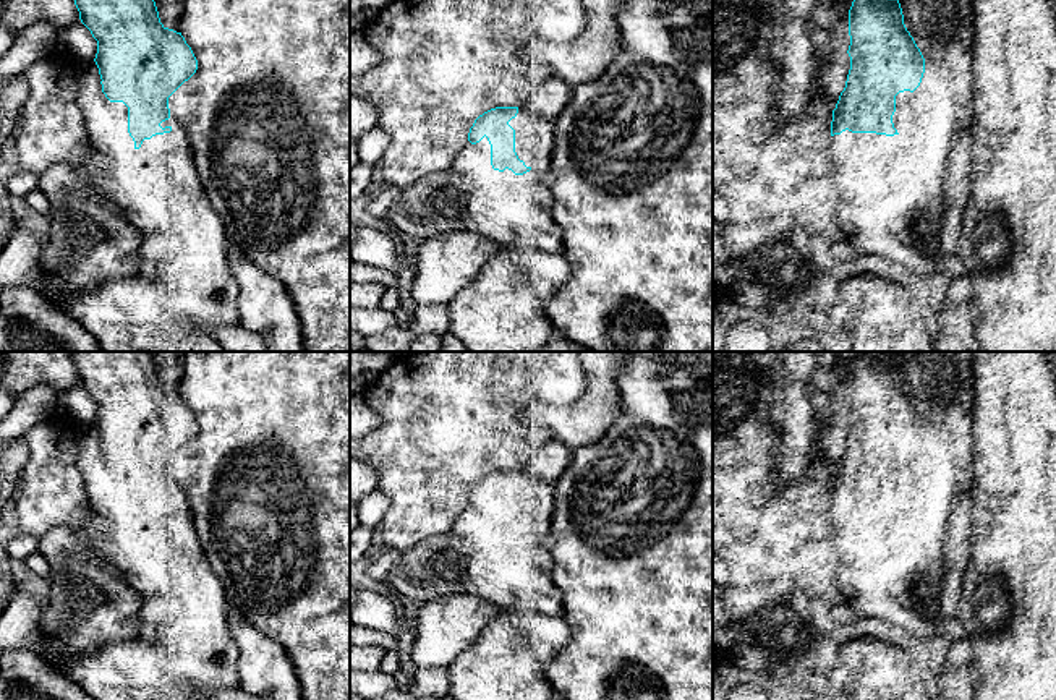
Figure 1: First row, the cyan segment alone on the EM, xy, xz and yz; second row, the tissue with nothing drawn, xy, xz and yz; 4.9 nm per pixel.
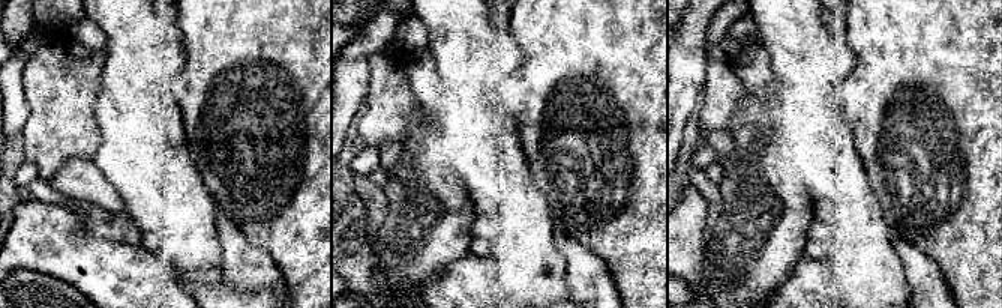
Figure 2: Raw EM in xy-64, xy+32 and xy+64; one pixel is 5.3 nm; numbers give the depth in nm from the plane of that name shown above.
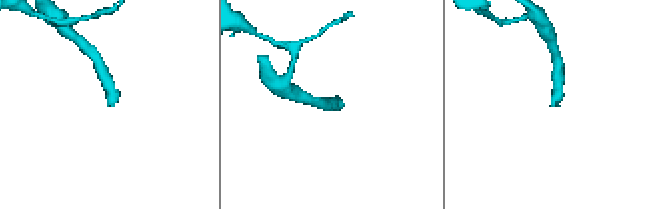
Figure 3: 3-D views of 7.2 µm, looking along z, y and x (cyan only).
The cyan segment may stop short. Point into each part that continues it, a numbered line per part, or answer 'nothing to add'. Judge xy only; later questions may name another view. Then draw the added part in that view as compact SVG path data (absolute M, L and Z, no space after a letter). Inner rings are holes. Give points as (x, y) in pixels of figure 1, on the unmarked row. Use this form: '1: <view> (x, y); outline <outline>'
1: xy (198, 650); outline M175 480L160 489L172 494L144 502L143 510L164 517L164 543L152 546L144 559L147 567L164 570L164 601L151 600L144 619L160 629L165 672L214 697L241 685L240 651L227 624L232 608L204 557L185 491Z

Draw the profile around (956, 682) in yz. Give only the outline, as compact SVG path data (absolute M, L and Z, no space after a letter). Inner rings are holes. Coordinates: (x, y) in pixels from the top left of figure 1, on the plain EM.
M973 663L964 666L946 664L939 674L938 700L977 700L978 668Z

